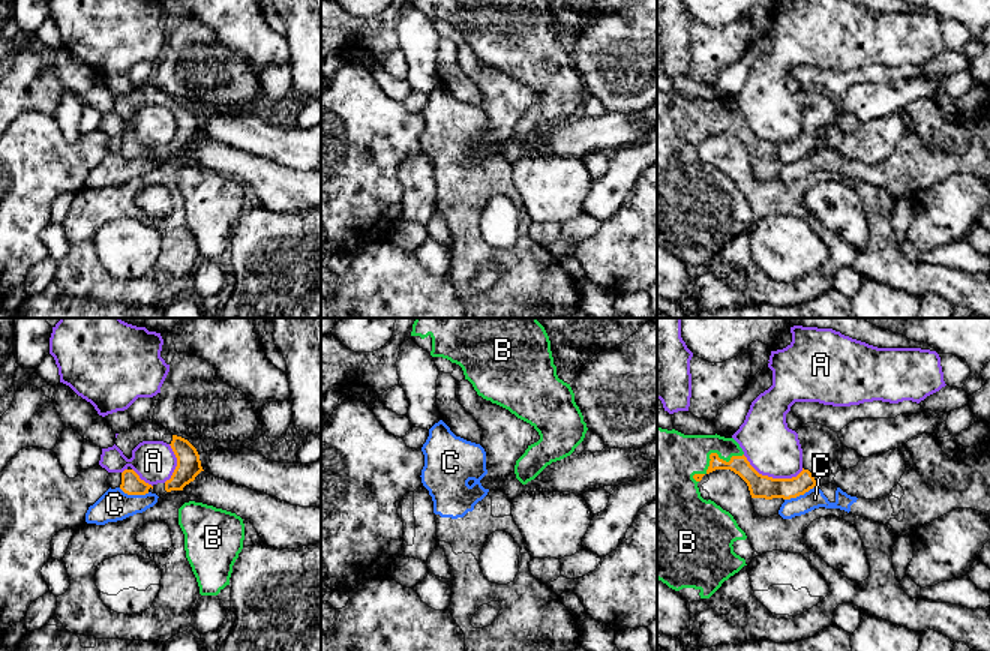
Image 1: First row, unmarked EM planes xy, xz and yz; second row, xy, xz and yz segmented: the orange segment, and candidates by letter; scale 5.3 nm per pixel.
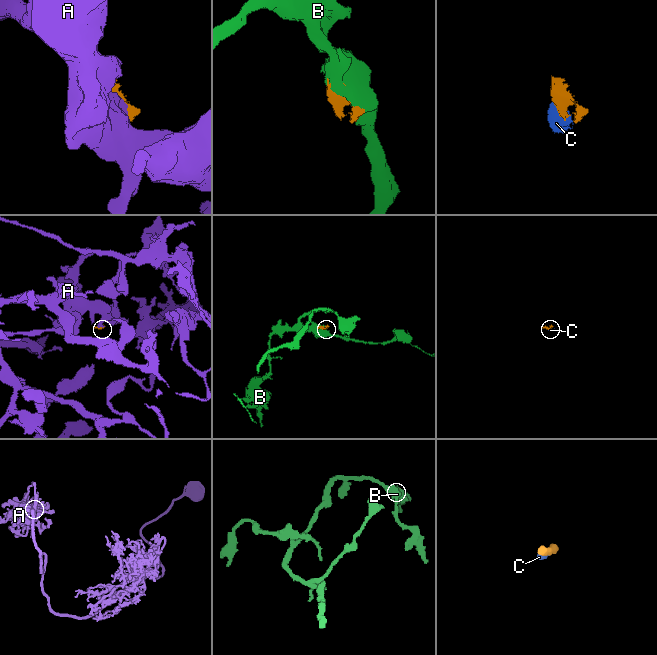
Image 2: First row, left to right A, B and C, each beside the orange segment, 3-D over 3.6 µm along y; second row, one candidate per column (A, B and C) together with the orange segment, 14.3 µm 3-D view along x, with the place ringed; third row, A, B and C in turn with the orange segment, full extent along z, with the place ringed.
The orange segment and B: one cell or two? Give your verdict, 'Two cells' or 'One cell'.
One cell

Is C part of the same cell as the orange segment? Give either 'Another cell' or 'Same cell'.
Another cell

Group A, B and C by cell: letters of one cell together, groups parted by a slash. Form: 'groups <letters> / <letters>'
groups A / B / C

